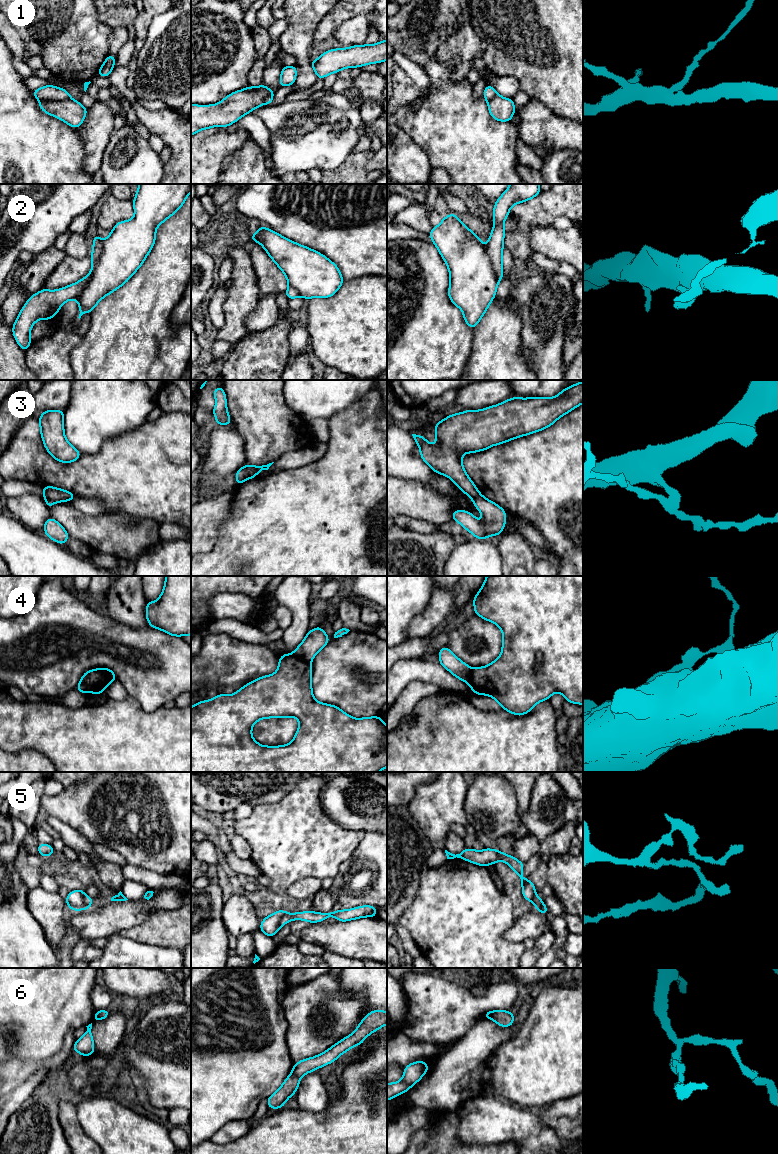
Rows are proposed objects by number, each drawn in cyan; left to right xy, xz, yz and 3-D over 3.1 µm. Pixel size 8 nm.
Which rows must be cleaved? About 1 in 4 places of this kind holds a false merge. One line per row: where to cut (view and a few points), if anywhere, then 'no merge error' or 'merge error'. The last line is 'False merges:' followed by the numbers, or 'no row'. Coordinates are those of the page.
1: no cut | no merge error
2: yz (486, 246), (497, 281) | merge error
3: xz (243, 466), (256, 475) | merge error
4: xz (293, 653), (309, 662) | merge error
5: xy (85, 896), (85, 902), (89, 907) | merge error
6: xz (291, 1073), (299, 1078) | merge error
False merges: 2, 3, 4, 5, 6

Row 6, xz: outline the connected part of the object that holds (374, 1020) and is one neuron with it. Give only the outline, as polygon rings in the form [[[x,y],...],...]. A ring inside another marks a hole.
[[[375,1010],[369,1012],[351,1035],[341,1039],[327,1051],[317,1056],[300,1060],[293,1065],[292,1074],[301,1078],[309,1072],[315,1071],[322,1066],[334,1062],[341,1054],[347,1052],[354,1046],[361,1045],[366,1037],[386,1024],[386,1011]]]

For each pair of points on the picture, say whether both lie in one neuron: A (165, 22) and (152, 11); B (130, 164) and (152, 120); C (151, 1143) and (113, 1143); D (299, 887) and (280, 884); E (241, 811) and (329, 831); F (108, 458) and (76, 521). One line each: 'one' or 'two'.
A: two
B: two
C: one
D: two
E: two
F: two

